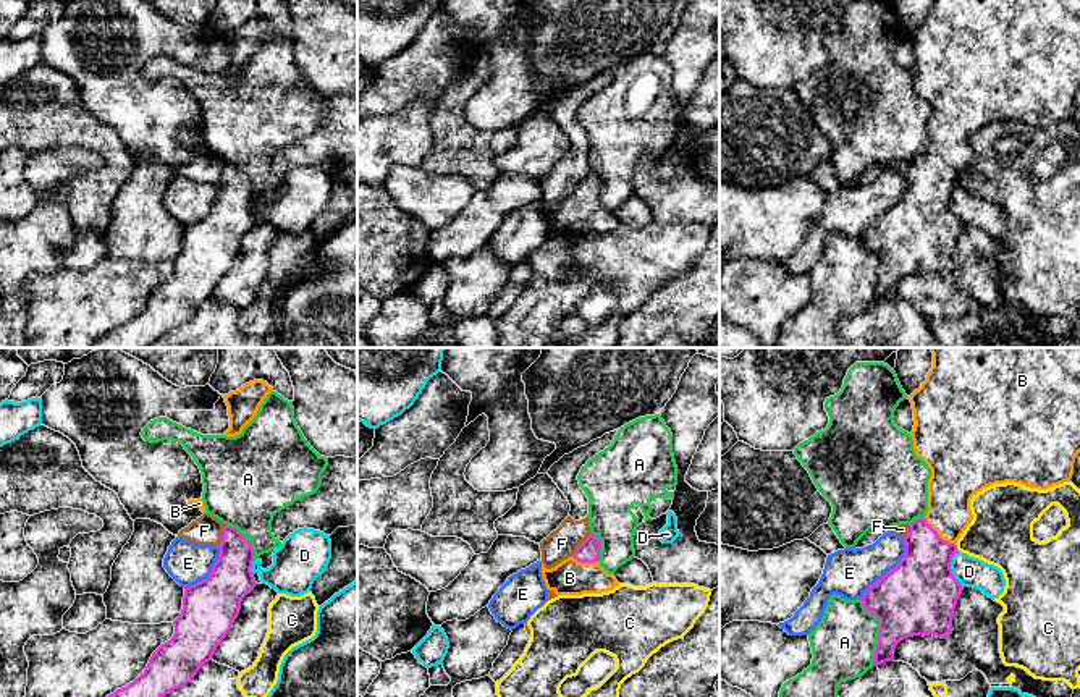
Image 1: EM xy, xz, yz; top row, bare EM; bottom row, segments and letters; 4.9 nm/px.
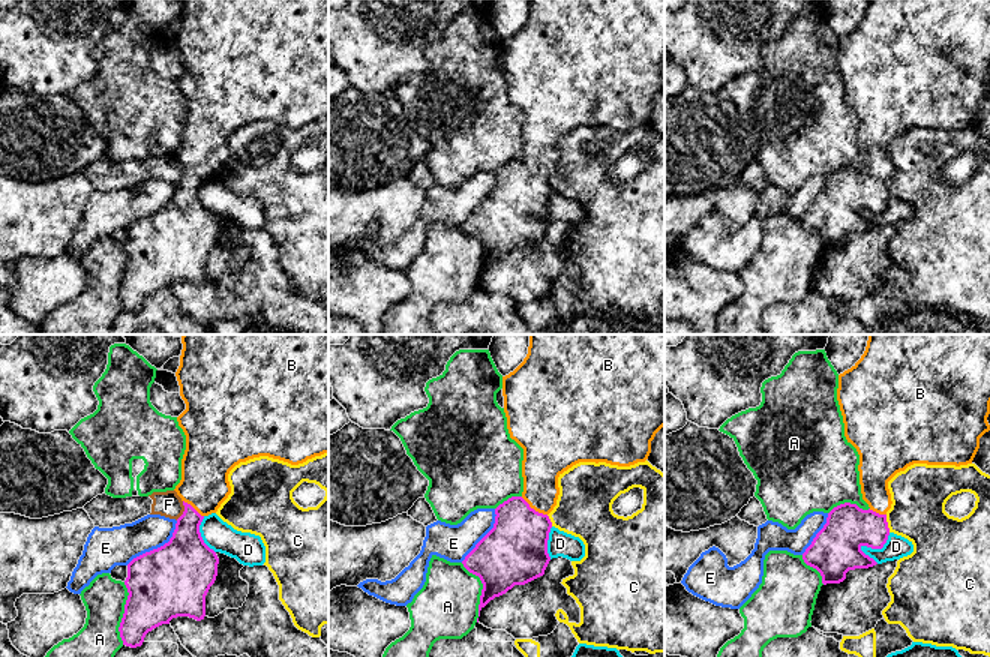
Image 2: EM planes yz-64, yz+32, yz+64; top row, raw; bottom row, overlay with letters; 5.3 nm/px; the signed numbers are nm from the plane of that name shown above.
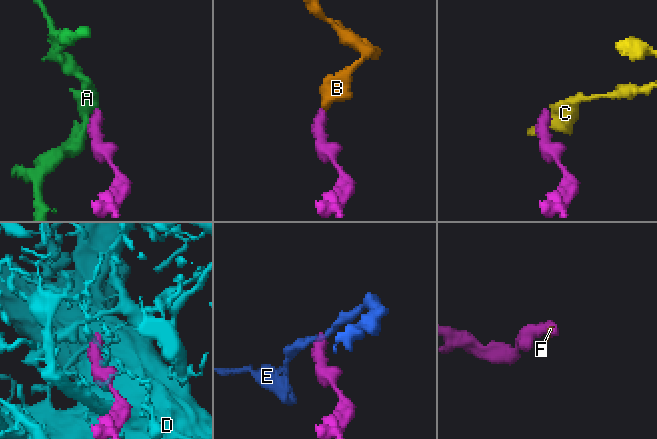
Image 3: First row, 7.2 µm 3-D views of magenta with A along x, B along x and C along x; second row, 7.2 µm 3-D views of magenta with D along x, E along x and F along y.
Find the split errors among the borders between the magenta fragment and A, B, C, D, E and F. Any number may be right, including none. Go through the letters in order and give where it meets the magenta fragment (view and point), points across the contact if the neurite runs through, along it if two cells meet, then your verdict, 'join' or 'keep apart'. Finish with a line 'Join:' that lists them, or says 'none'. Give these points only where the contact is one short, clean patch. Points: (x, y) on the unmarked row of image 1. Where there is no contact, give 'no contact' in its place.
A: yz (880, 270) | keep apart
B: yz (936, 172) | across yz (923, 220), (930, 180), (936, 172), (949, 151), (951, 125) | join
C: yz (956, 185) | along yz (954, 181), (959, 188) | keep apart
D: yz (951, 207) | keep apart
E: yz (891, 207) | keep apart
F: xz (581, 181) | along xz (590, 170), (573, 193) | keep apart
Join: B

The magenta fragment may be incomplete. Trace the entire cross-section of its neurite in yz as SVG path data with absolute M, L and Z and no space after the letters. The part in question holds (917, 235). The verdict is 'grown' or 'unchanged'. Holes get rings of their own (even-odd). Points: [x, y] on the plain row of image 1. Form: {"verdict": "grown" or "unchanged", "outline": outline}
{"verdict": "grown", "outline": "M933 0L926 18L909 34L913 47L913 87L931 107L928 149L910 162L904 175L905 192L899 202L868 225L862 239L865 249L880 257L873 304L894 299L896 283L913 273L952 272L952 254L964 228L951 201L959 189L957 178L972 160L970 137L994 121L1015 120L1046 128L1069 120L1080 91L1080 0Z"}

